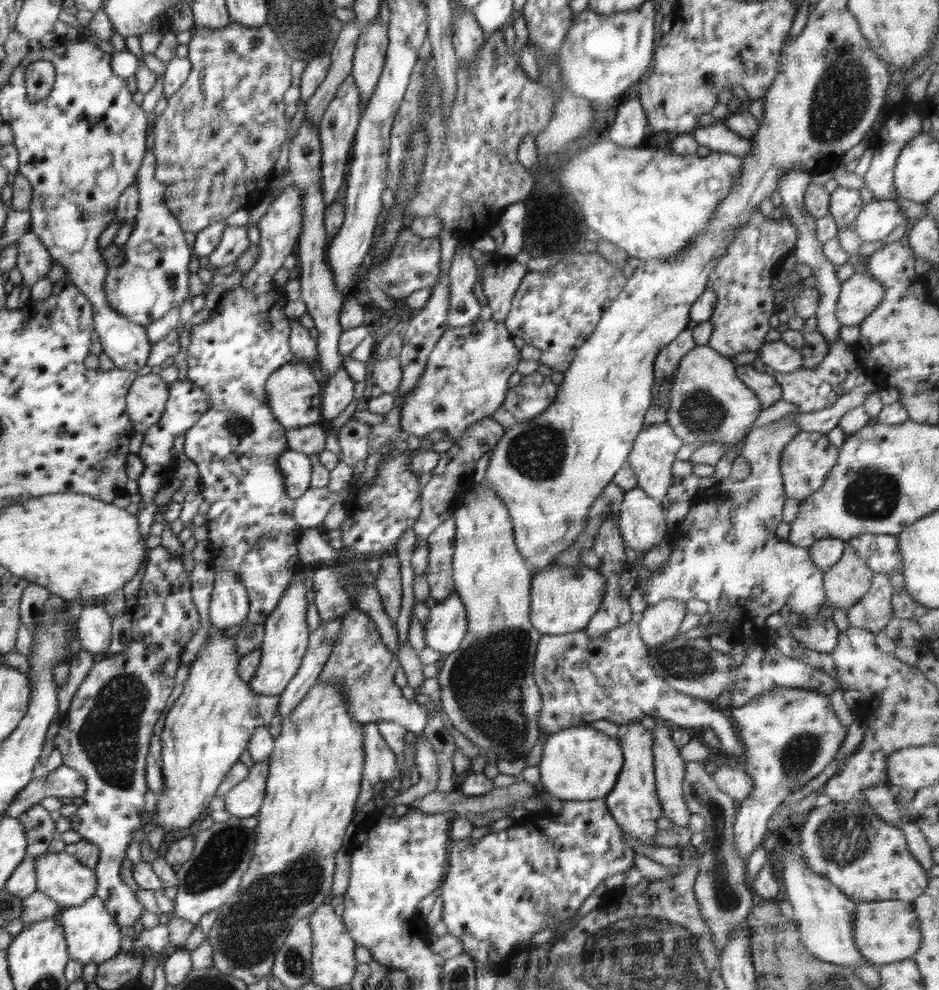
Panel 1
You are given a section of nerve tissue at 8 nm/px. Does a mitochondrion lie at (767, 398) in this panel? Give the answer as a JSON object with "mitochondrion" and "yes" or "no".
{"mitochondrion":"no"}

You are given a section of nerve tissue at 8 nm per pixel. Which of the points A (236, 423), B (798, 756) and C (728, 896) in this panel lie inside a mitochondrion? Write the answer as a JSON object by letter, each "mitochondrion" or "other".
{"A":"mitochondrion","B":"mitochondrion","C":"mitochondrion"}

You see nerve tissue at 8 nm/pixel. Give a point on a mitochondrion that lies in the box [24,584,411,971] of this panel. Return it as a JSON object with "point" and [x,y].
{"point":[109,736]}

